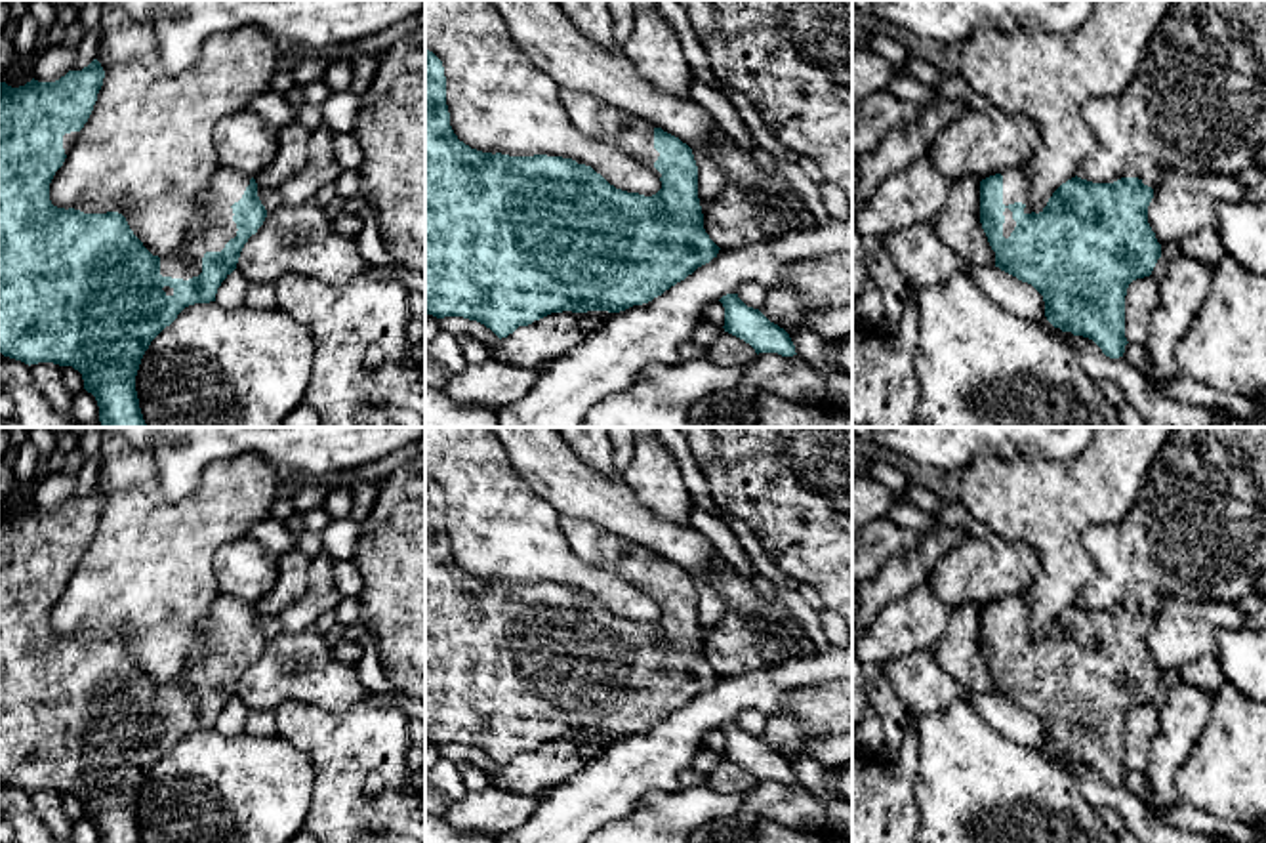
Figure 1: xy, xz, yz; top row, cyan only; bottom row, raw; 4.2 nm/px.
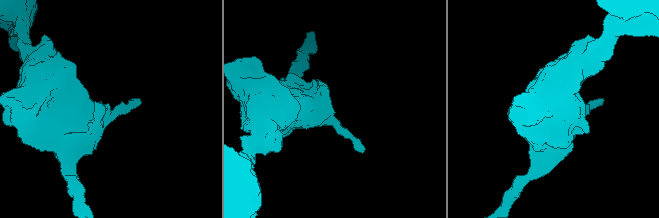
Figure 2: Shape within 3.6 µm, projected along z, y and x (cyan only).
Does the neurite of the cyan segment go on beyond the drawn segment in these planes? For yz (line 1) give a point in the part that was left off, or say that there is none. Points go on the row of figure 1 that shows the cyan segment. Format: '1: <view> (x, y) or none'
1: yz (1015, 185)

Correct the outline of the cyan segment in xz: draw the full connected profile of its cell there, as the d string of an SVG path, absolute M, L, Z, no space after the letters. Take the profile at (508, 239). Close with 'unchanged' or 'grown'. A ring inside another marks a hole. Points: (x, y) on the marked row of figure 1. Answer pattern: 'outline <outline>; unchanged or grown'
outline M425 48L427 315L477 320L501 339L519 326L528 326L551 313L620 313L648 303L717 257L721 248L704 229L698 166L692 149L639 114L612 107L591 93L561 88L561 99L568 105L568 114L582 134L608 143L641 162L662 181L662 189L652 196L616 189L591 166L578 164L572 158L547 154L509 156L471 149L458 139L450 126L442 61Z; grown

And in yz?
outline M1022 166L980 181L980 223L995 252L995 267L1031 284L1045 301L1045 317L1062 332L1092 339L1106 357L1119 359L1129 343L1125 338L1125 296L1133 280L1150 277L1161 257L1161 244L1148 223L1148 206L1154 189L1138 177L1121 177L1113 183L1092 183L1072 177L1062 183L1047 206L1035 214L1030 208L1028 179Z; grown

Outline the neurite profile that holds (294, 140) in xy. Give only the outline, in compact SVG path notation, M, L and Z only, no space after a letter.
M297 120L278 128L278 149L273 162L255 177L259 187L278 189L303 170L315 135Z

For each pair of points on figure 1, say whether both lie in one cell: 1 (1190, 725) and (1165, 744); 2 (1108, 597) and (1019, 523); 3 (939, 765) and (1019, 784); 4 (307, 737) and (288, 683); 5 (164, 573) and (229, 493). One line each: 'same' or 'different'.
1: same
2: different
3: same
4: different
5: same

